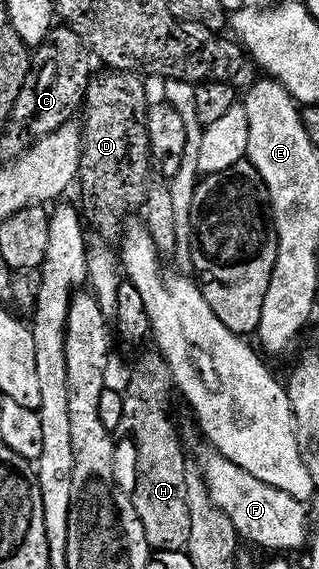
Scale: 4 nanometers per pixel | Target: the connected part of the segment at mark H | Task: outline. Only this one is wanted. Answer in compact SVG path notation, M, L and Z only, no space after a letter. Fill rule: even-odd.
M156 350L146 353L138 362L126 388L123 389L124 413L113 436L134 440L136 444L136 478L130 492L133 508L144 526L151 551L185 551L191 540L191 512L187 500L188 461L184 456L178 432L164 410L174 394L171 370Z

